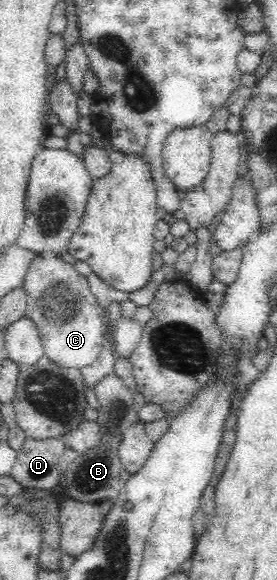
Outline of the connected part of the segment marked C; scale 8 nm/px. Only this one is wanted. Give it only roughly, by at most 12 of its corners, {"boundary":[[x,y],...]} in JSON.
{"boundary":[[32,260],[25,316],[44,355],[92,367],[105,325],[86,277]]}

